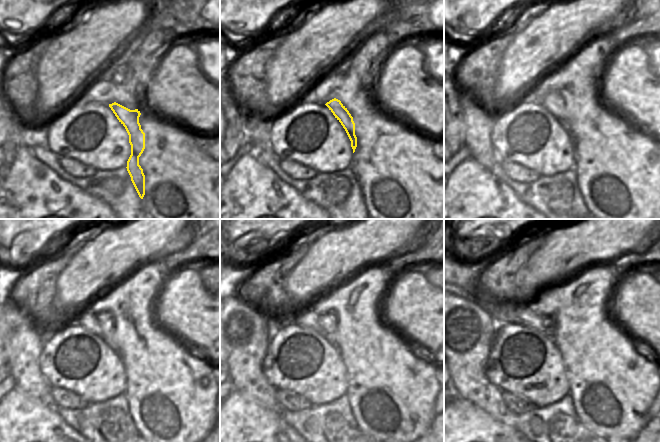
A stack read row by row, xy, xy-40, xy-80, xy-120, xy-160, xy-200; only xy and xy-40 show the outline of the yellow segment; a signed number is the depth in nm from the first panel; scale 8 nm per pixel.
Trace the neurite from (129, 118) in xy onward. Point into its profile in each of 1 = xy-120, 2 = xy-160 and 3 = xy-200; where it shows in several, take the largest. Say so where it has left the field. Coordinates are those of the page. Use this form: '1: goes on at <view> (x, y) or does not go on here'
1: goes on at xy-120 (103, 323)
2: goes on at xy-160 (323, 324)
3: goes on at xy-200 (524, 315)

